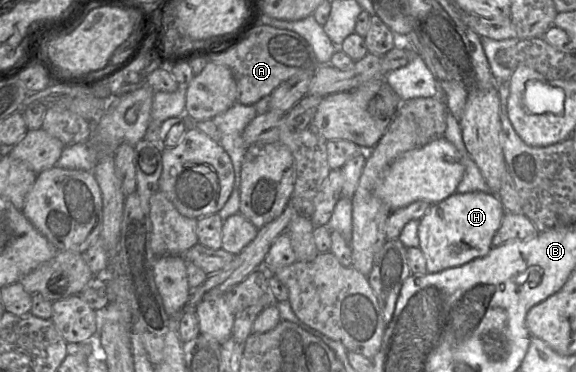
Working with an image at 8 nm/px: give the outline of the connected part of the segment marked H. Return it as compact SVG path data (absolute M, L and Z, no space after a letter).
M479 191L455 192L432 204L418 225L418 247L426 259L427 272L440 272L485 256L492 248L493 237L505 212L497 195Z

